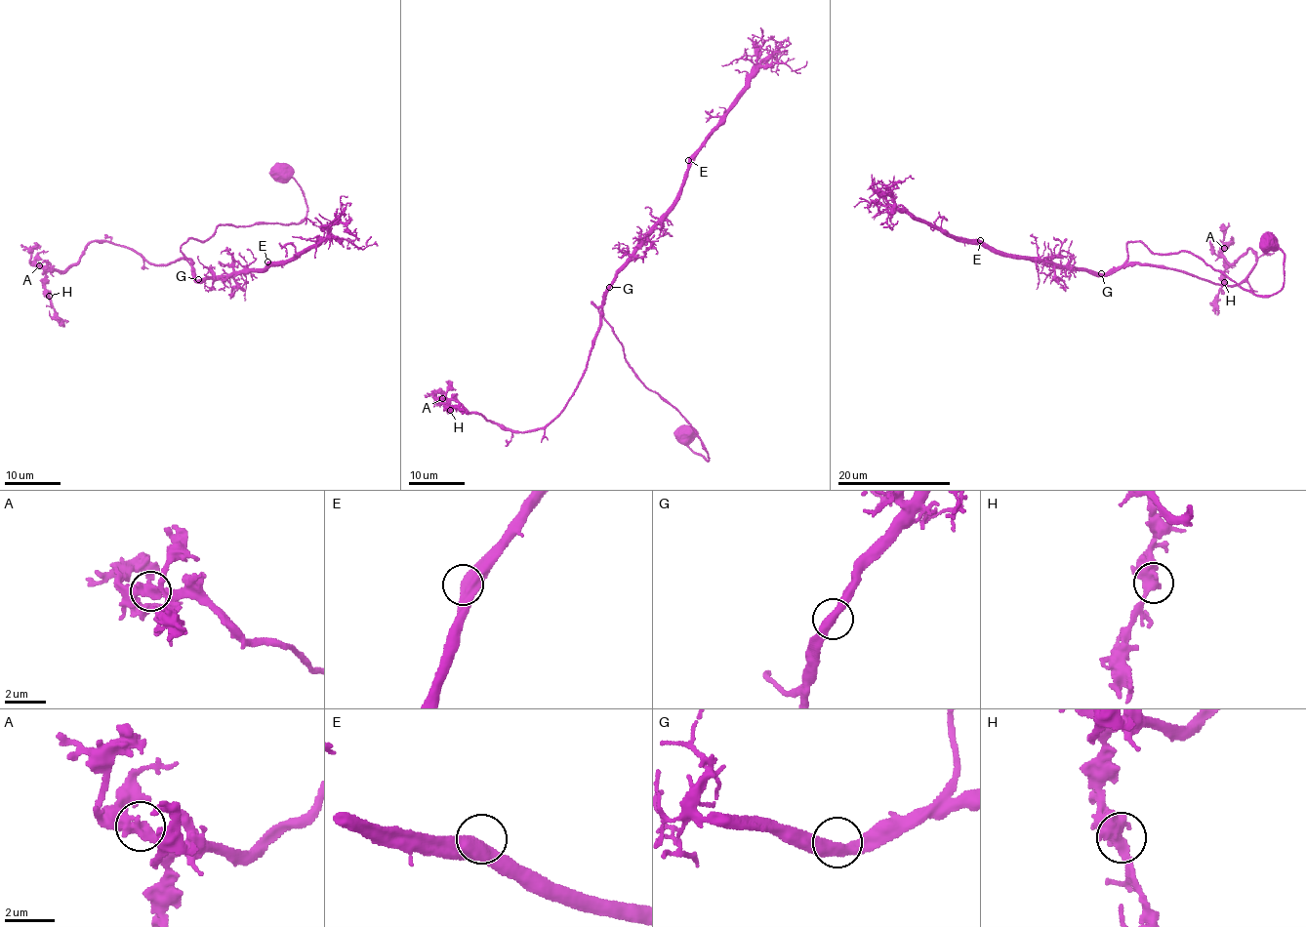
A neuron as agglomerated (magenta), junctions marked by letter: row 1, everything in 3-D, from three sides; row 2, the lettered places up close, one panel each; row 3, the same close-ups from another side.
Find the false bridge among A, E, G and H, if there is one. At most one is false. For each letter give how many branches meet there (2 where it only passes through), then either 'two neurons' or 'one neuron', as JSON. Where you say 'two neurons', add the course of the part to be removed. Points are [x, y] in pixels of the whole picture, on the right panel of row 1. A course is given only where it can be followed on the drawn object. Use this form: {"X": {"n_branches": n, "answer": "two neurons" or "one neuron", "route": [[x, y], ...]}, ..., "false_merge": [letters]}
{"A": {"n_branches": 2, "answer": "one neuron"}, "E": {"n_branches": 2, "answer": "one neuron"}, "G": {"n_branches": 2, "answer": "one neuron"}, "H": {"n_branches": 2, "answer": "one neuron"}, "false_merge": []}

